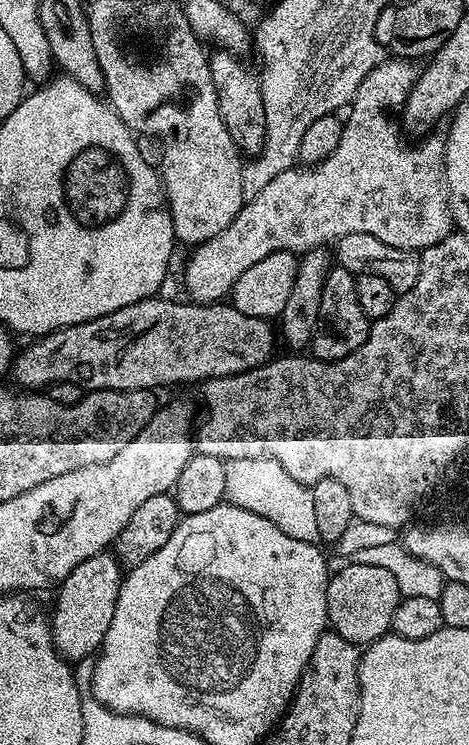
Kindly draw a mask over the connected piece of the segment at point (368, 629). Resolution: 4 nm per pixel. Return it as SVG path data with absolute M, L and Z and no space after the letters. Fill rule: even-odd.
M345 563L345 568L340 568L331 573L328 578L328 589L326 590L326 610L328 611L328 622L331 631L337 632L346 642L357 646L373 644L378 638L389 635L394 610L398 606L401 594L399 592L397 579L388 570L381 566L364 566Z

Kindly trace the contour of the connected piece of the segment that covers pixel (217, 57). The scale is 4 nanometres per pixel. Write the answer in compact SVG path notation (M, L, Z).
M216 50L211 53L208 65L218 94L218 110L226 122L226 130L230 130L230 138L234 138L234 146L245 157L255 158L266 138L266 110L260 93L260 76L240 60L243 59L235 52Z

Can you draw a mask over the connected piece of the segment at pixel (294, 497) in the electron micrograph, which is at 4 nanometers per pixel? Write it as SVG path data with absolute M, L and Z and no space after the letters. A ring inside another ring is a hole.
M238 458L227 461L226 500L242 510L270 518L270 522L274 522L274 526L278 526L282 534L290 534L290 538L312 543L319 539L311 487L290 478L290 474L283 469L282 462L274 462L274 458Z

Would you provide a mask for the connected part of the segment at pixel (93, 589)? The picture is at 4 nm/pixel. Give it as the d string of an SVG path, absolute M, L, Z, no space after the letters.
M111 551L94 554L94 558L86 558L58 585L60 593L56 596L56 609L50 612L52 626L52 643L57 652L69 662L95 657L100 651L100 644L106 638L106 630L110 630L110 618L114 618L114 606L118 602L120 581L122 579L122 565Z

